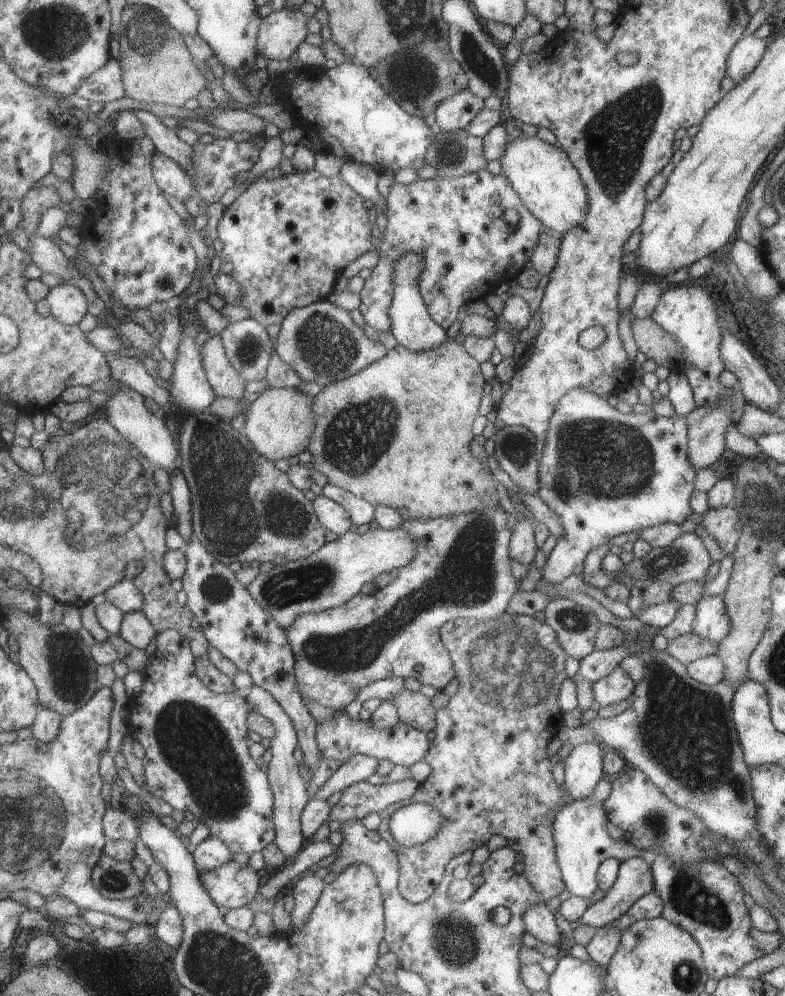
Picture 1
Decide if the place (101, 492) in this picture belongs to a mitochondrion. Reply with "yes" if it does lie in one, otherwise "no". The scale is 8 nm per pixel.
yes

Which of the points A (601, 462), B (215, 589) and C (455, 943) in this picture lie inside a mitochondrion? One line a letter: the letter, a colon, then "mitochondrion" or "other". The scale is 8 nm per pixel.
A: mitochondrion
B: mitochondrion
C: mitochondrion

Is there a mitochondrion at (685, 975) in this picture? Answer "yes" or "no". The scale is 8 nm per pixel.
yes

